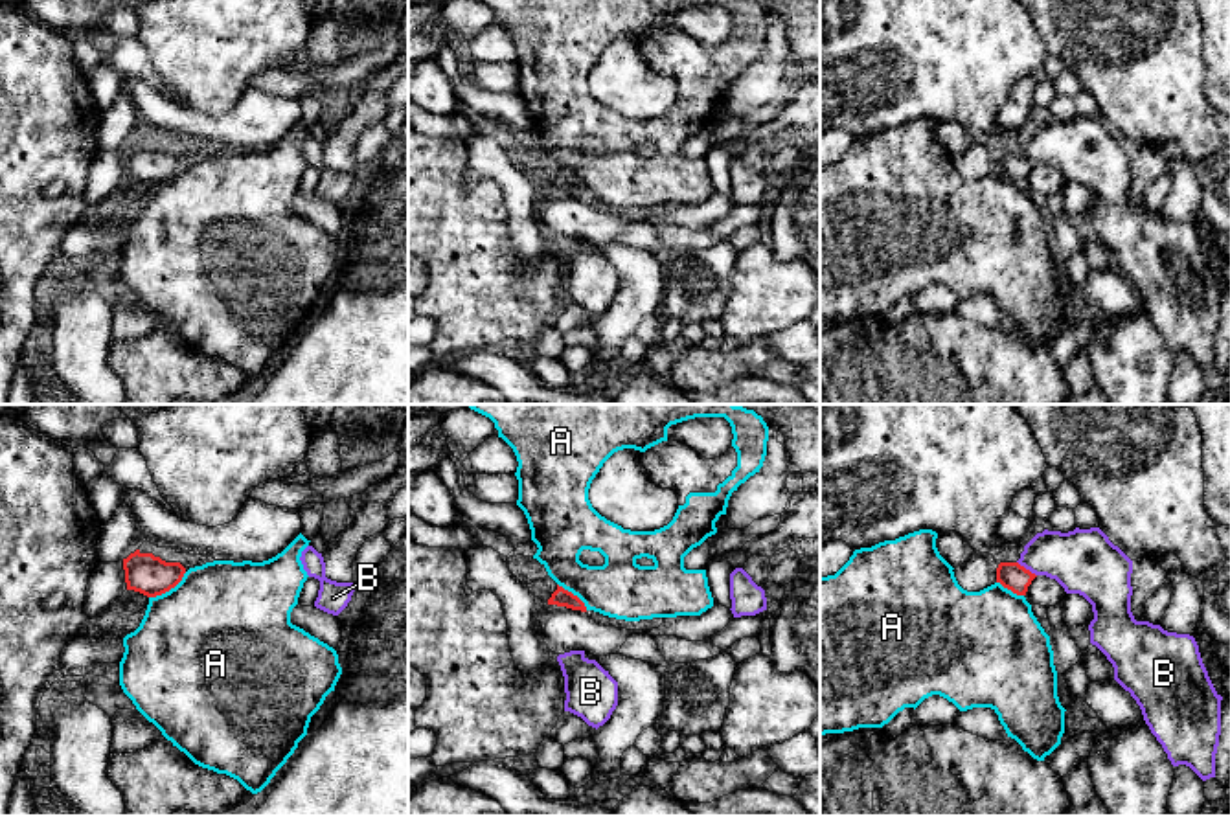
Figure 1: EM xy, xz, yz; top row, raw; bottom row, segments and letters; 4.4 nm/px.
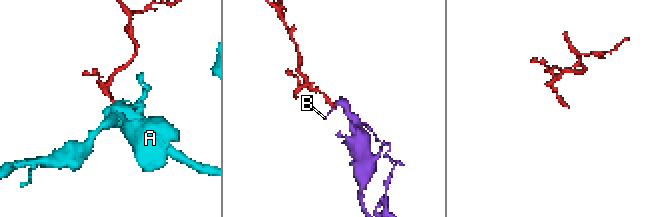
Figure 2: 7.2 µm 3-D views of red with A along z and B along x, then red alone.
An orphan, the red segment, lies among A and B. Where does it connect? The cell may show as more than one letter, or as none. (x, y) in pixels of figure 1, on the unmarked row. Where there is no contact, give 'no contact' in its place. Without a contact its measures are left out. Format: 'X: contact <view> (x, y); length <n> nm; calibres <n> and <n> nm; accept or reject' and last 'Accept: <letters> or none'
A: contact xy (168, 179); length 200 nm; calibres 170 and 500 nm; reject
B: contact yz (1024, 157); length 110 nm; calibres 120 and 280 nm; accept
Accept: B

